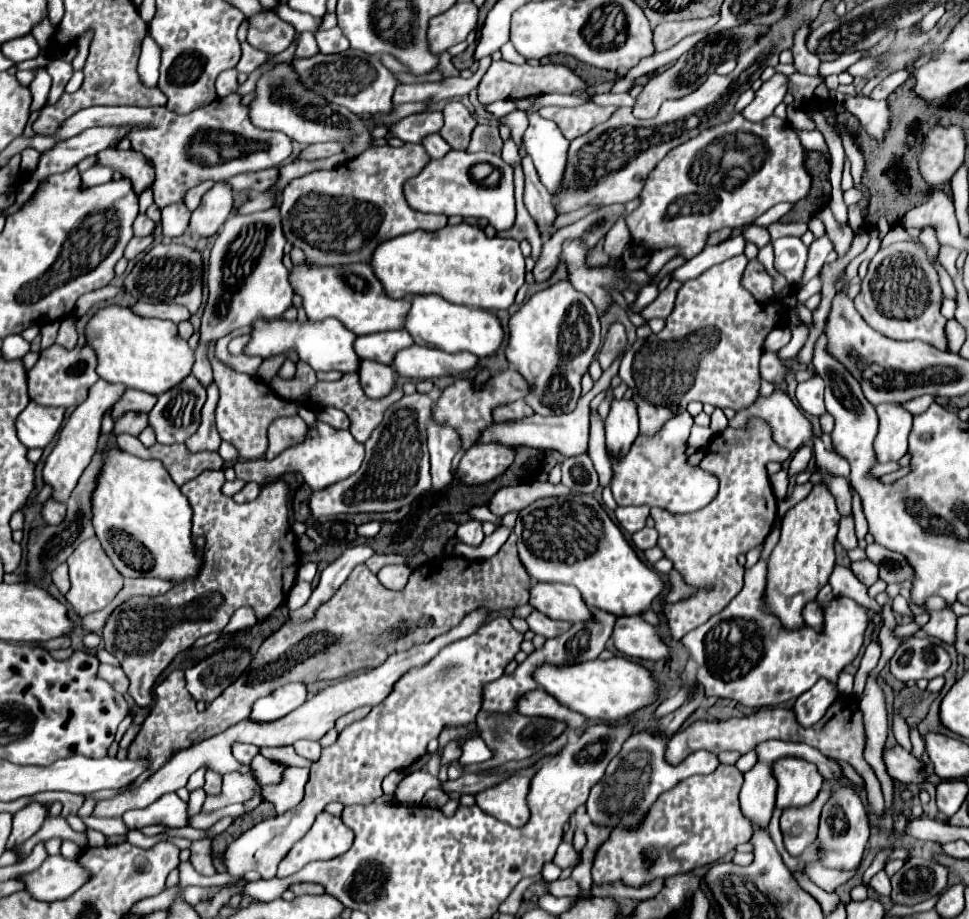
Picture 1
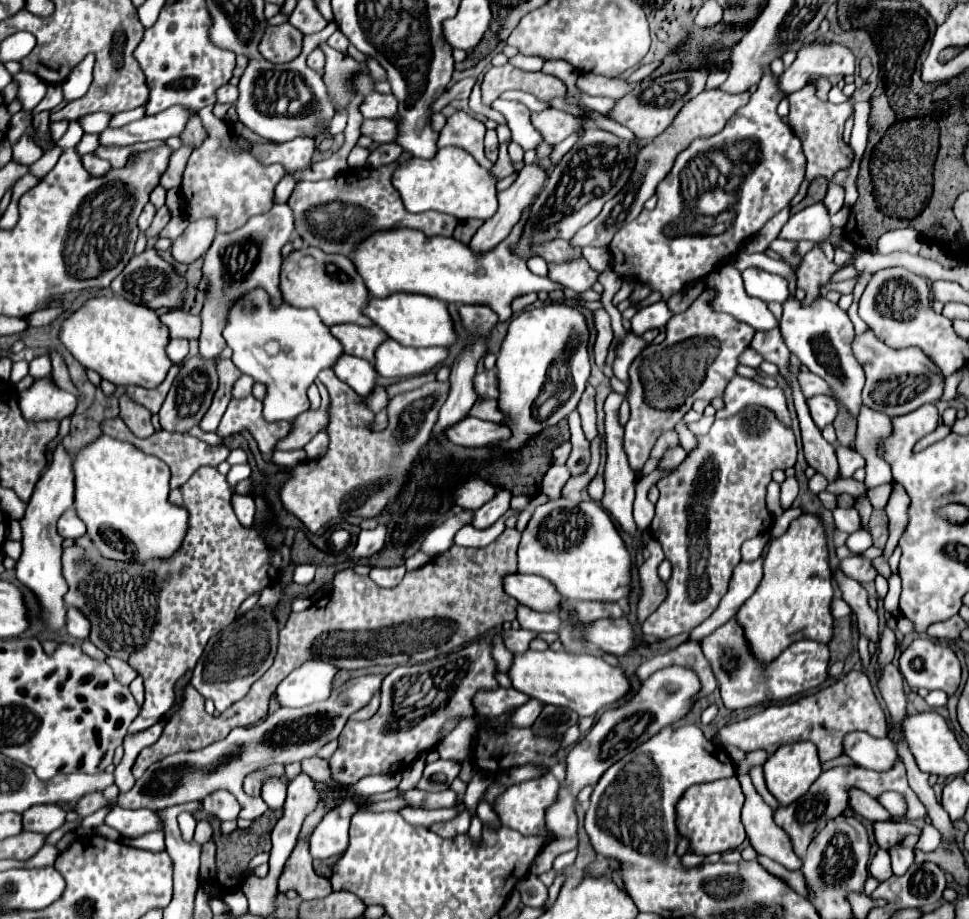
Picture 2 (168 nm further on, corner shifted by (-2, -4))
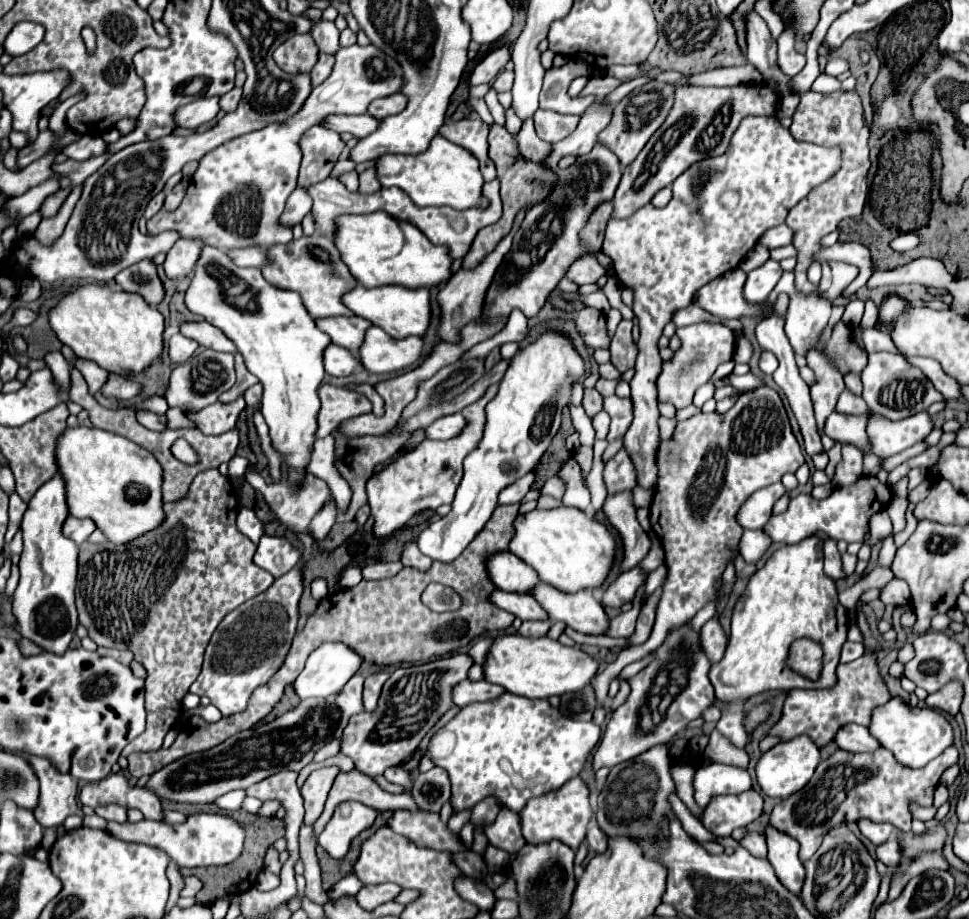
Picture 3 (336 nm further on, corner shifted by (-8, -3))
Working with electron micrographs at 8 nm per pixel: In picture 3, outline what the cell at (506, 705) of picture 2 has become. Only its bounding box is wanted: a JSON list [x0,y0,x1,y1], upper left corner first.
[451,680,505,708]

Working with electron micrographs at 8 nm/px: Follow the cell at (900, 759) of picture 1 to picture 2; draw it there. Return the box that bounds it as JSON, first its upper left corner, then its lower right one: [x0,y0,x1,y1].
[843,731,899,771]

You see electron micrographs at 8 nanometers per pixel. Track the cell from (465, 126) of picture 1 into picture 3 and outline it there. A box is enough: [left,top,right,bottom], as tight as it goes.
[439,118,495,182]

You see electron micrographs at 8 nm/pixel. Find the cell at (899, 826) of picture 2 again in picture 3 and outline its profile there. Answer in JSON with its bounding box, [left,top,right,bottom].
[857,818,893,846]

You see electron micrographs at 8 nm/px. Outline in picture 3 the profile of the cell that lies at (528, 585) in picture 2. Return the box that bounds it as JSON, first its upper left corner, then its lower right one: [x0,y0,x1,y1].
[485,550,539,594]

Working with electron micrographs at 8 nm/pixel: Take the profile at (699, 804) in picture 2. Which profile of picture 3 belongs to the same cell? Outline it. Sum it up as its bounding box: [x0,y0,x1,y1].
[701,790,763,836]

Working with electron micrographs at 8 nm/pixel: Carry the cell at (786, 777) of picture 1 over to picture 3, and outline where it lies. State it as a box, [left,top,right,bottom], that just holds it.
[755,736,819,798]

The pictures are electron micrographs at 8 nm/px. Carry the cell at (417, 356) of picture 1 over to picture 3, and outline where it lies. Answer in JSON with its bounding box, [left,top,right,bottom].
[357,326,421,374]

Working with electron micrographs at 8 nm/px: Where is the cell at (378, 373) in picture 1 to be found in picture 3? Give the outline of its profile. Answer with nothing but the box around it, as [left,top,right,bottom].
[323,344,359,376]

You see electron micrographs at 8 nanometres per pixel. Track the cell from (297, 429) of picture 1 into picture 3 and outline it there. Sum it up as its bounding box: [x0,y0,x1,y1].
[317,384,373,438]

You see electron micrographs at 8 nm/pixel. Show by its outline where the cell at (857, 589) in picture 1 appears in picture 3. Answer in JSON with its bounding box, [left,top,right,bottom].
[869,696,953,768]

